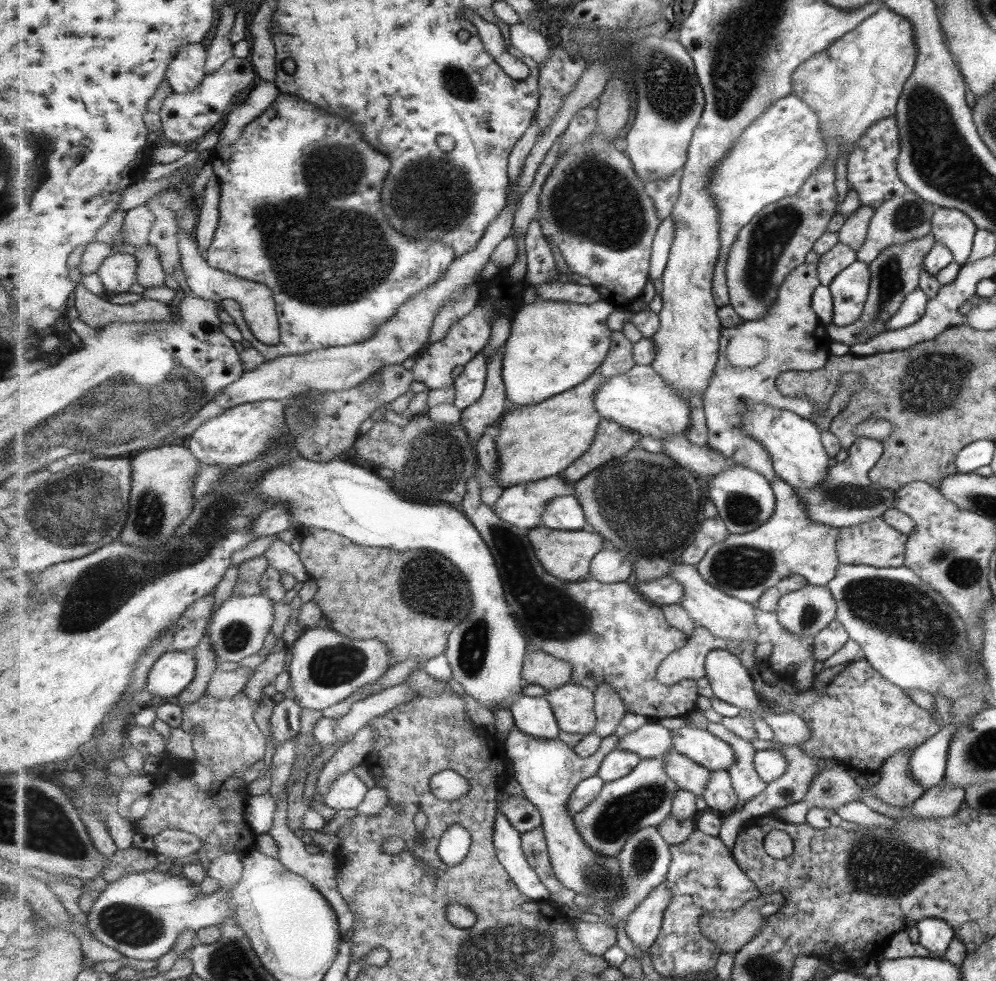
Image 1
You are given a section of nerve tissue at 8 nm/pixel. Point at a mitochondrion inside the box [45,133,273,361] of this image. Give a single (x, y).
(143, 334)

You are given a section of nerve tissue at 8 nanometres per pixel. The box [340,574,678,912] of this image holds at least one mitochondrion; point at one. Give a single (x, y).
(619, 816)

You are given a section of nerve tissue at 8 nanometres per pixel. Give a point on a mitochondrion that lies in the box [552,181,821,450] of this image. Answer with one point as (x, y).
(772, 233)

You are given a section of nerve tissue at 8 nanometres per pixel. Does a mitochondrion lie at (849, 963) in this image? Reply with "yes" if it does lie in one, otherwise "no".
no

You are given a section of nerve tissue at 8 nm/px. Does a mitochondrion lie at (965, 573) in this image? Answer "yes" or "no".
yes

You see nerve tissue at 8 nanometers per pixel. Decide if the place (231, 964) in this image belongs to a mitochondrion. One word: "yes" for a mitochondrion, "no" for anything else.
yes

